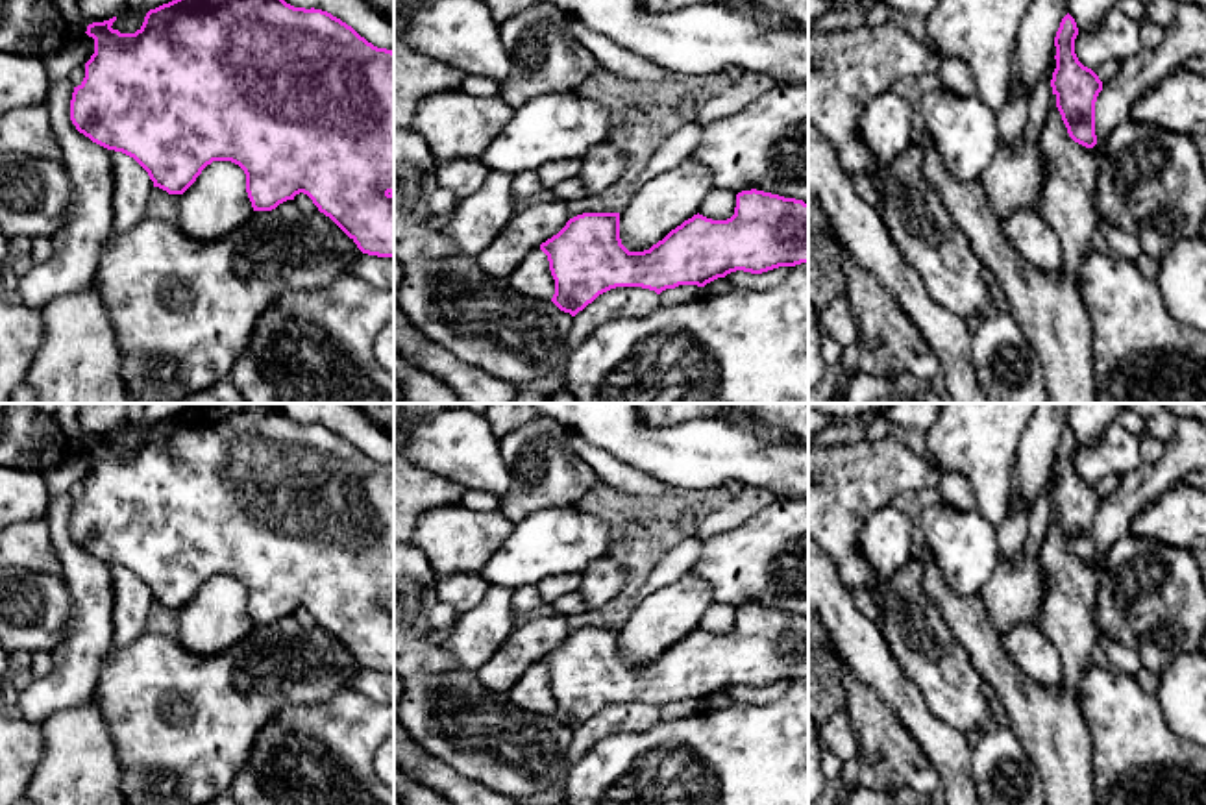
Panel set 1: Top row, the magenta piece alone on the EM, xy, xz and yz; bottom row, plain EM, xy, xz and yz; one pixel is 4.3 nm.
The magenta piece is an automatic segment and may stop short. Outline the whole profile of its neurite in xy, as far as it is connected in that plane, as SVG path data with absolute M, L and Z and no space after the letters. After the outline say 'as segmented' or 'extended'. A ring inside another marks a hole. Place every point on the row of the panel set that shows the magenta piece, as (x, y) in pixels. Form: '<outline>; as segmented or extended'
M172 0L155 9L150 9L144 17L142 26L135 33L120 33L118 30L113 30L111 26L115 20L117 17L104 22L92 22L87 26L85 31L89 37L94 39L94 54L85 63L85 78L78 87L74 87L70 100L70 120L80 133L83 133L92 142L107 150L122 152L133 157L148 172L150 180L154 181L154 187L159 187L168 194L183 194L196 181L202 170L213 161L231 161L239 165L246 174L246 192L253 211L272 211L279 204L294 200L296 194L303 192L313 200L313 204L318 207L320 213L329 217L357 244L357 248L363 254L377 257L394 257L394 52L392 50L374 46L364 37L361 37L351 26L348 26L346 22L342 22L340 19L333 17L327 11L314 7L311 9L294 7L285 0Z; as segmented

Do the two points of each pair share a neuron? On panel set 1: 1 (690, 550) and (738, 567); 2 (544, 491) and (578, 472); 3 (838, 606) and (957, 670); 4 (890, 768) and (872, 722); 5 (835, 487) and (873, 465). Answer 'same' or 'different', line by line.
1: different
2: same
3: different
4: same
5: same

